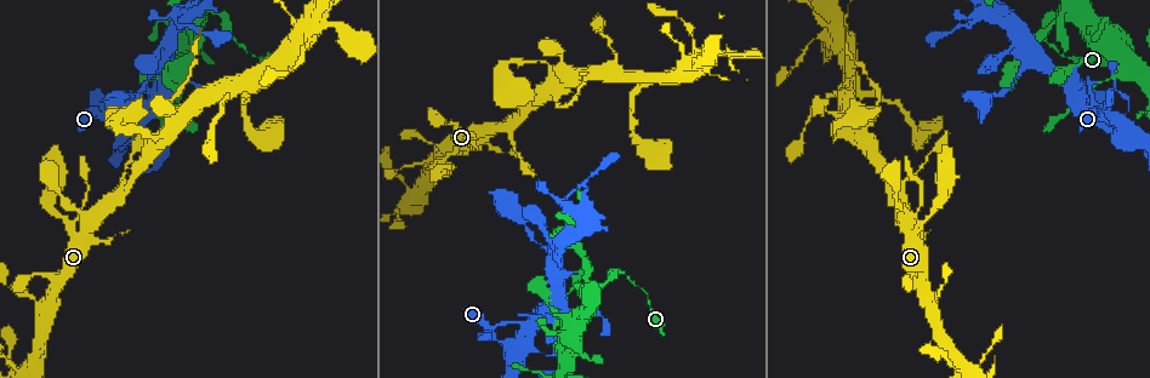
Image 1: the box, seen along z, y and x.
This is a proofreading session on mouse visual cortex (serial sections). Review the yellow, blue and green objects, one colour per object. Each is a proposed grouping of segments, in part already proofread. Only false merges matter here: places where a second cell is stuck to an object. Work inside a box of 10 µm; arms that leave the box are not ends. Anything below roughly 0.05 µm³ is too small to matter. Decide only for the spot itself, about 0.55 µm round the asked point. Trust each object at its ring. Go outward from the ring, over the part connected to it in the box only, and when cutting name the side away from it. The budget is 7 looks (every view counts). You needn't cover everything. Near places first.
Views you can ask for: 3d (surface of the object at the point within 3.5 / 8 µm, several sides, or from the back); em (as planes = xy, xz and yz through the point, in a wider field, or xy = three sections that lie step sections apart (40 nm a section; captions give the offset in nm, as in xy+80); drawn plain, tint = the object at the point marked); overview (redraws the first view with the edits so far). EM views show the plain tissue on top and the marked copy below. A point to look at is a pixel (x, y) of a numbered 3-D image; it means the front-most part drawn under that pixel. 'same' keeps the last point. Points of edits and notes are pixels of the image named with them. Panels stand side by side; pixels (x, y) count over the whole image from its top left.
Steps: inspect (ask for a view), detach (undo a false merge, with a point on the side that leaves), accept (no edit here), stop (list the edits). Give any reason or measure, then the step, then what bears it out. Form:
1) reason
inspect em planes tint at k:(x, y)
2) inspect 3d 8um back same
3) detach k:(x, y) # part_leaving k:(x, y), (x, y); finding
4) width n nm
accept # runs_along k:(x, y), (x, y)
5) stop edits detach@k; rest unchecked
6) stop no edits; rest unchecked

thin neck
inspect 3d 3.5um at 1:(634, 113)

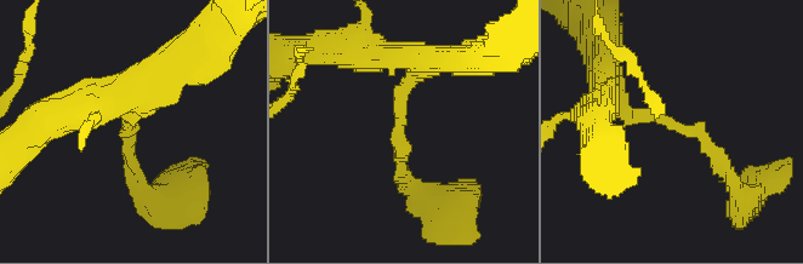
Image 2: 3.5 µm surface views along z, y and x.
accept # runs_along 2:(605, 90), (627, 113), (699, 131), (729, 176); continuous, no second cell

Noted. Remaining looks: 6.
sharp bend
inspect 3d 3.5um at 1:(568, 196)

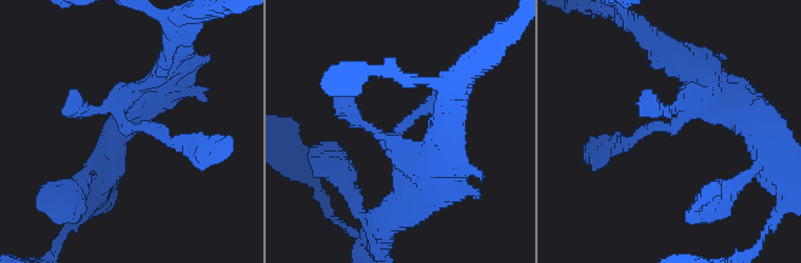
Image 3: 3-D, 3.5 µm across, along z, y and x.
inspect em xy step 1 tint at 3:(398, 131)

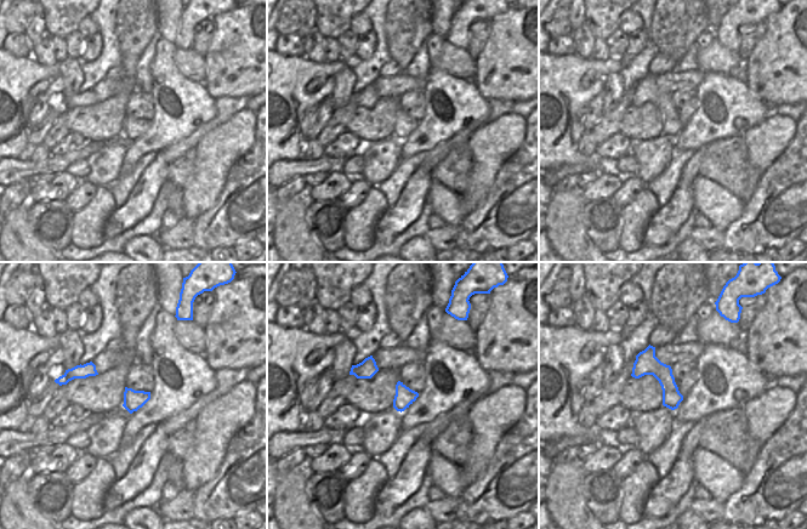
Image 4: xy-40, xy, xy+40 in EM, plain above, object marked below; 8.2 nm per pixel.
accept # runs_along 3:(414, 183), (391, 136), (458, 78); all the same cell

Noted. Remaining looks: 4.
abrupt turn
inspect 3d 3.5um at 1:(591, 293)

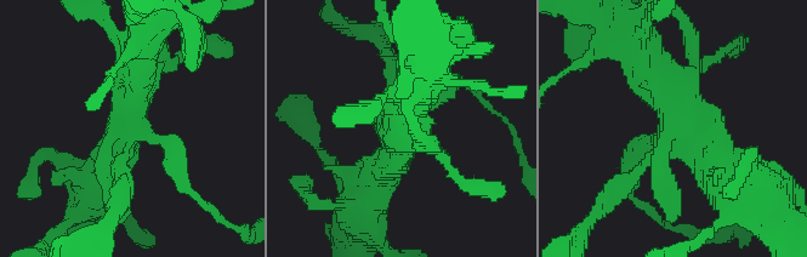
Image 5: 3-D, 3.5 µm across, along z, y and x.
now the EM
inspect em xy step 2 tint at 5:(672, 148)

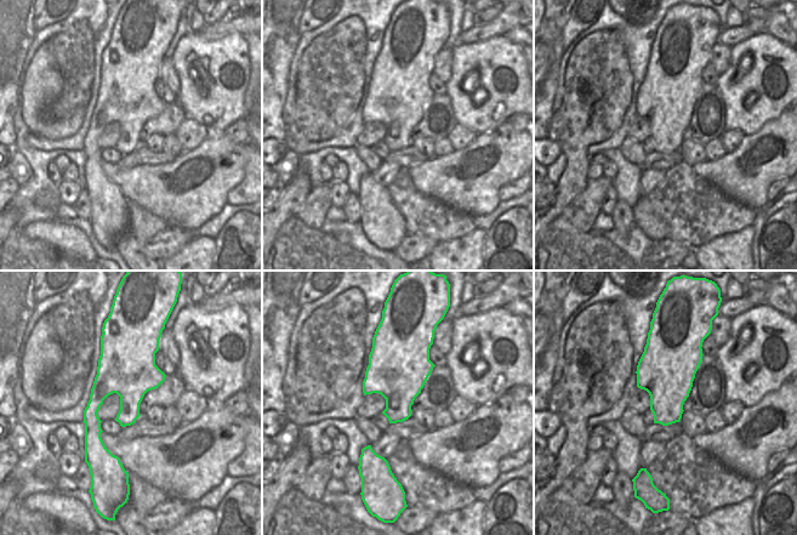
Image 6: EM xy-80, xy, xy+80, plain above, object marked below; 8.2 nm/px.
accept # runs_along 5:(175, 160), (160, 137), (134, 130), (119, 196); all the same cell

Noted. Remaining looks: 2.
stop no edits; rest unchecked

